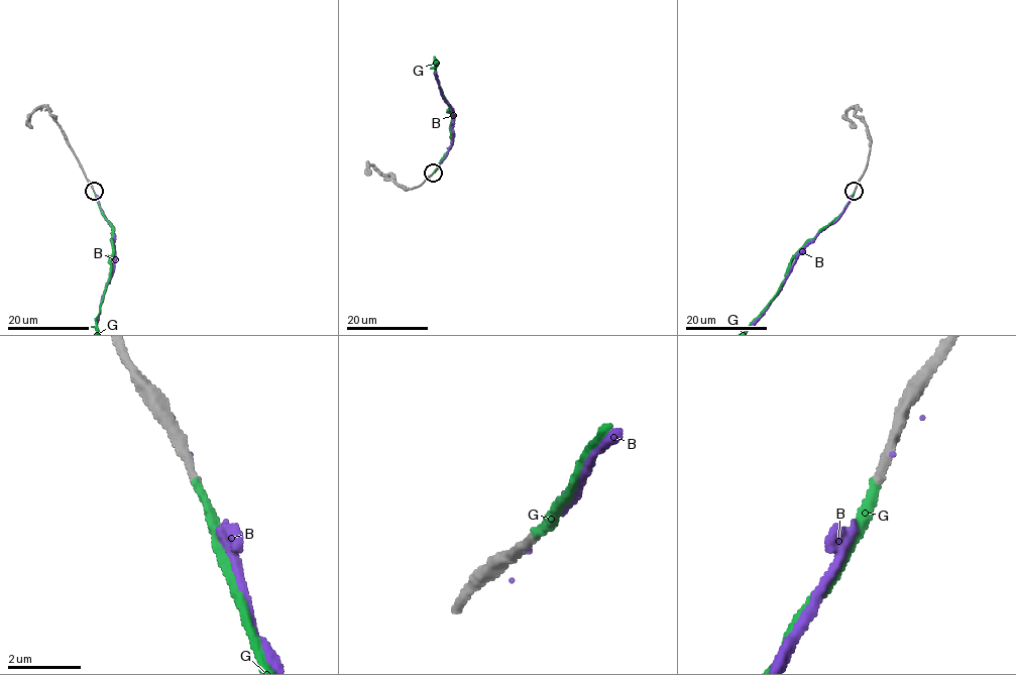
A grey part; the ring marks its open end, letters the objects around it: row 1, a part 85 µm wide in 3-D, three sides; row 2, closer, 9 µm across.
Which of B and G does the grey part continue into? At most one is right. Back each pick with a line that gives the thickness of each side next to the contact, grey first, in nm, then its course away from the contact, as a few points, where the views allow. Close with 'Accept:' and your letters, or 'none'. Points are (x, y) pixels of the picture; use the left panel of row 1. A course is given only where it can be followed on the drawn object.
G: Thickness 260 nm (grey) against 240 nm
Accept: G

